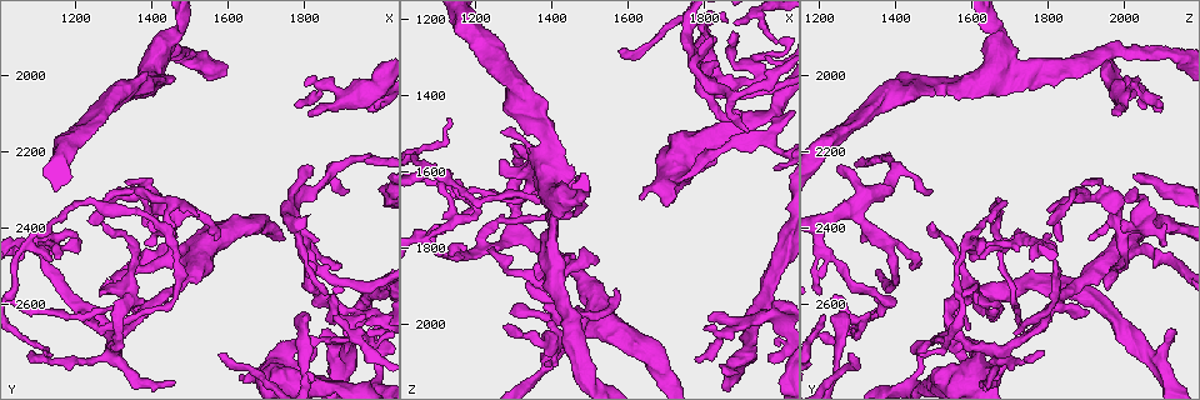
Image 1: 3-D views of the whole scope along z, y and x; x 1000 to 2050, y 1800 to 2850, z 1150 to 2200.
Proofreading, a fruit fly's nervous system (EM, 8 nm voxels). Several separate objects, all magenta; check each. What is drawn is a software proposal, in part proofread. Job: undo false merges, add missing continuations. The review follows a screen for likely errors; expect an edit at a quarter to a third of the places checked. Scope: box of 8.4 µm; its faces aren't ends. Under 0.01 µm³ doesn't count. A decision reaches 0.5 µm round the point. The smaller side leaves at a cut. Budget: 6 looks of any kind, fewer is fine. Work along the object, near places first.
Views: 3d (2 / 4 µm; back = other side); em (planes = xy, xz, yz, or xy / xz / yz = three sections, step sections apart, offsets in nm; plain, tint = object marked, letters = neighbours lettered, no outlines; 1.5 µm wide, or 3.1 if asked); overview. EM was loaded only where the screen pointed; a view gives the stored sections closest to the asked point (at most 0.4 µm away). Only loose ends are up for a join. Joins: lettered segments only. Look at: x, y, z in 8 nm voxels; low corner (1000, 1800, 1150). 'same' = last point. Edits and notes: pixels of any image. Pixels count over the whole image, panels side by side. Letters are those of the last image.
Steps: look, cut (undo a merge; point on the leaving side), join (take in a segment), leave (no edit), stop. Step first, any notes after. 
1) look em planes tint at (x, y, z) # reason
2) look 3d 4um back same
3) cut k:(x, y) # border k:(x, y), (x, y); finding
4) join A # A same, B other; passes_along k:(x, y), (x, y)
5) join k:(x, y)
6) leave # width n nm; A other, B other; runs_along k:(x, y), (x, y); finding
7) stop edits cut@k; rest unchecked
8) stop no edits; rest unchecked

look em planes letters at (1965, 2095, 2085) # free end

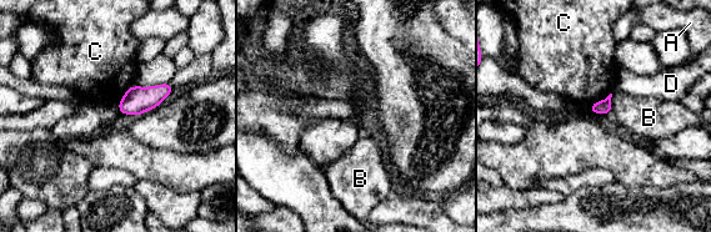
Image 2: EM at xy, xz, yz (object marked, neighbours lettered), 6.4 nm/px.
leave # A other, B other, C other, D other; border 2:(611, 92), (594, 101), (587, 107); none of them fits

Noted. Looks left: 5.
look 3d 4um at (1470, 2485, 2000) # sudden change in width

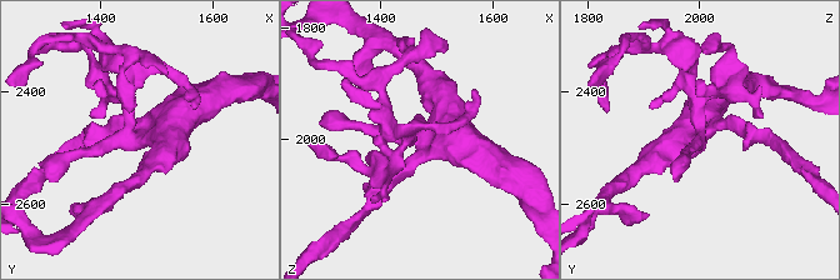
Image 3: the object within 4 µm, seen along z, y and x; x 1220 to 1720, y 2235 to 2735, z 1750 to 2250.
look em planes tint at (1475, 2480, 2005) # shape alone is not enough

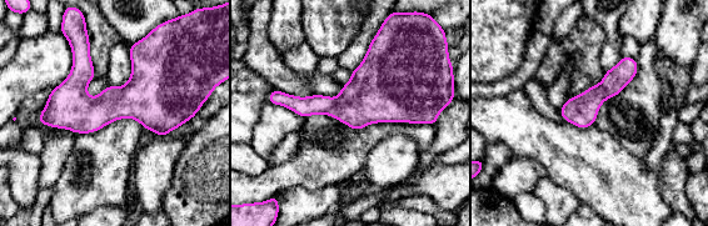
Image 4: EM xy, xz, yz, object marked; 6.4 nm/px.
look em planes letters same # see the neighbours

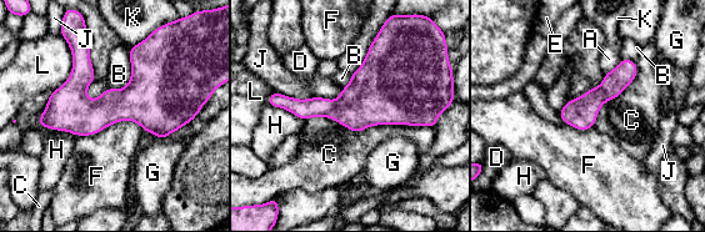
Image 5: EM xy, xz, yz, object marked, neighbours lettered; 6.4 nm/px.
leave # width 200 nm; A other, B other, C other, D other, E other, F other, G other, H other, J other, K other, L other; runs_along 5:(631, 62), (579, 114), (564, 116); continuous, no second neuron

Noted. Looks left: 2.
look em planes letters at (1265, 2675, 1710) # an open end

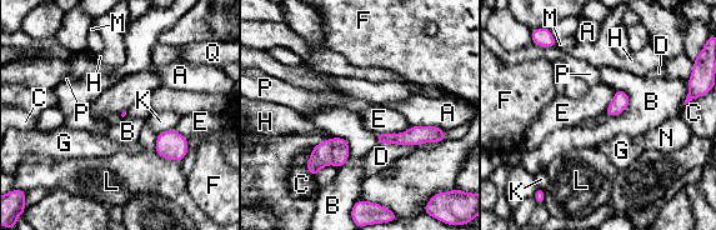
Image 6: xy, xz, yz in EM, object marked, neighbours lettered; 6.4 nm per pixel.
join D # A other, B other, C other, D same, E other, F other, G other, H other, K other, L other, M other, N other, P other, Q other; the neuron continues

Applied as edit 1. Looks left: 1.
stop edits join@6; rest unchecked

